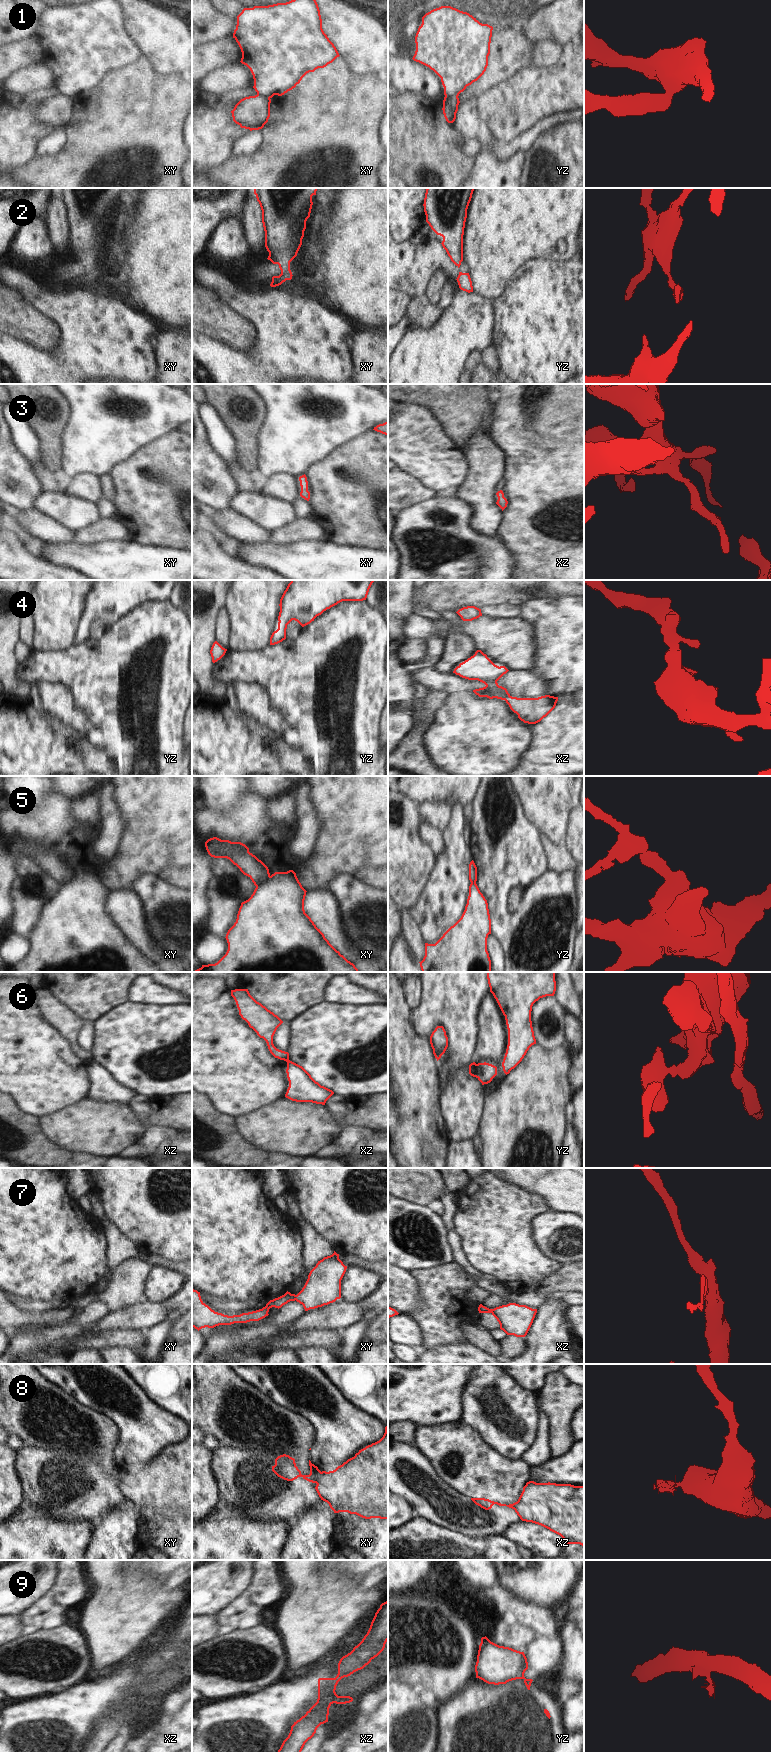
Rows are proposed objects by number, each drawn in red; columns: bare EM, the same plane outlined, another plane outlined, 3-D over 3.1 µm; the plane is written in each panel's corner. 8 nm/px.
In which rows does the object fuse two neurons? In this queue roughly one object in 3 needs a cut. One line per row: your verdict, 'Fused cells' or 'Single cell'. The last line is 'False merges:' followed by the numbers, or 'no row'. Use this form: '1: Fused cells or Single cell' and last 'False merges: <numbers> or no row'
1: Fused cells
2: Single cell
3: Single cell
4: Single cell
5: Fused cells
6: Fused cells
7: Single cell
8: Fused cells
9: Fused cells
False merges: 1, 5, 6, 8, 9.

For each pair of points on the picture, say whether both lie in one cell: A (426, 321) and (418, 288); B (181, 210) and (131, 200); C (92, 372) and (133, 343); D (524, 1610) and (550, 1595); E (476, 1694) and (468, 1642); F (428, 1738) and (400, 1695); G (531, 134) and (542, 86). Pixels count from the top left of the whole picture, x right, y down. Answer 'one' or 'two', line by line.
A: two
B: two
C: one
D: two
E: two
F: one
G: two

